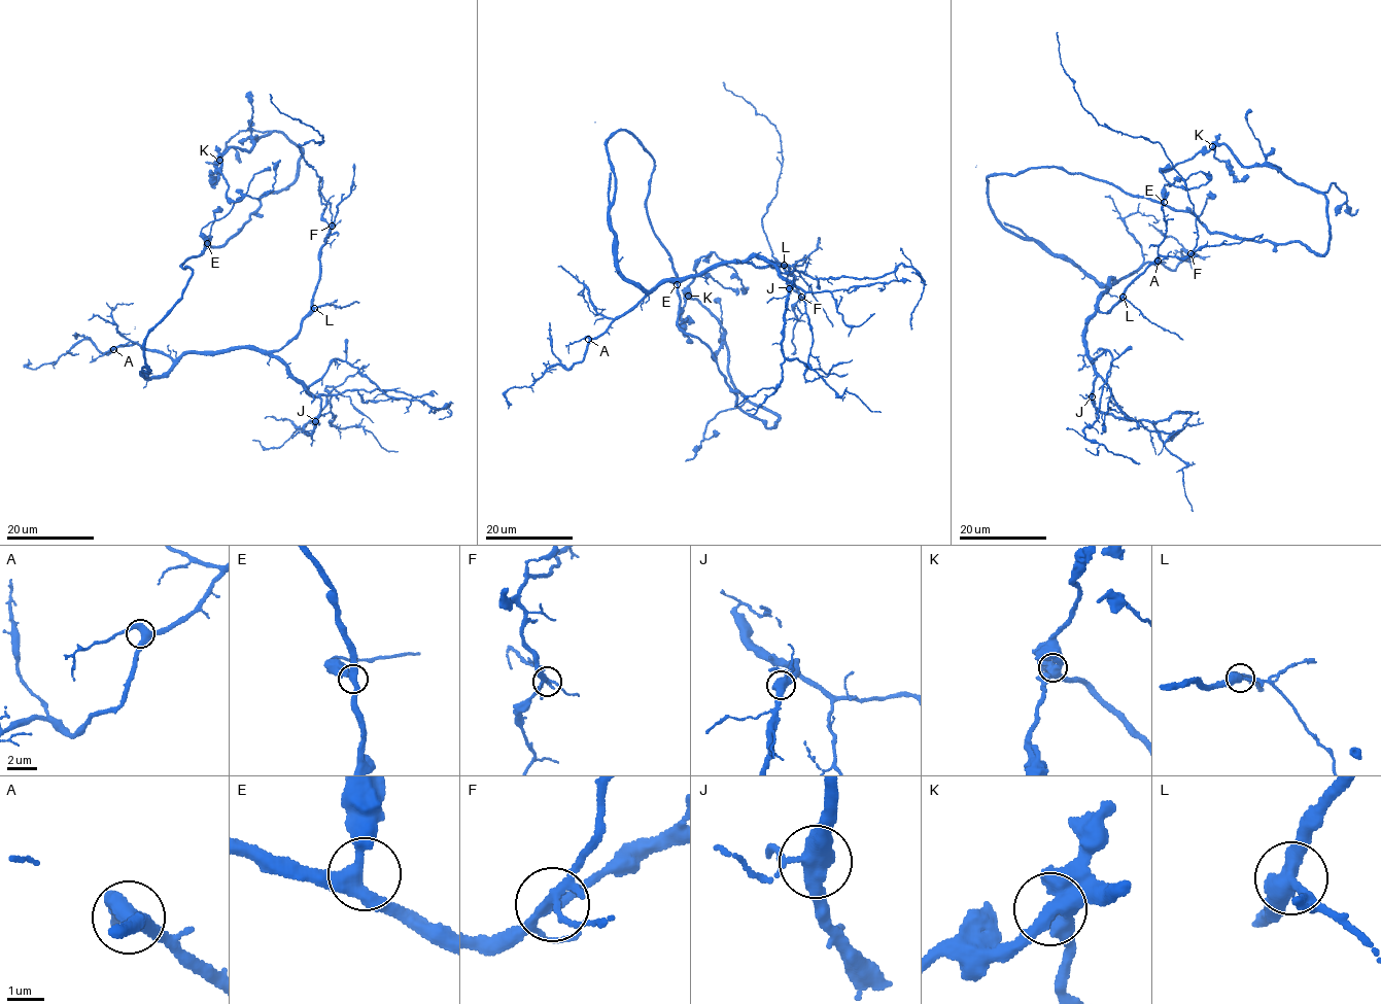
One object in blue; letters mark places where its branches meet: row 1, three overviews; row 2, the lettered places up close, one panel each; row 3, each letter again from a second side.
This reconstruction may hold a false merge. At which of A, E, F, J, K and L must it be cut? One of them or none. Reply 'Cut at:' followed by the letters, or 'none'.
Cut at: none

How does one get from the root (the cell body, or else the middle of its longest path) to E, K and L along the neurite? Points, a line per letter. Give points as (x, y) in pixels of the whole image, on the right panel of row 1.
E: (988, 180), (997, 173), (1012, 175), (1032, 169), (1060, 167), (1107, 181), (1131, 195), (1164, 202)
K: (988, 180), (1064, 168), (1186, 210), (1212, 233), (1326, 252), (1322, 195), (1212, 146)
L: (988, 180), (988, 206), (1002, 224), (1067, 255), (1097, 281), (1113, 279), (1099, 313), (1123, 297)

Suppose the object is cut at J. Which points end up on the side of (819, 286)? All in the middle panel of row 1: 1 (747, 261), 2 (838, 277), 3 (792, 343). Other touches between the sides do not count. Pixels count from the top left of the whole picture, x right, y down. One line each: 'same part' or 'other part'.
1: same part
2: same part
3: other part

